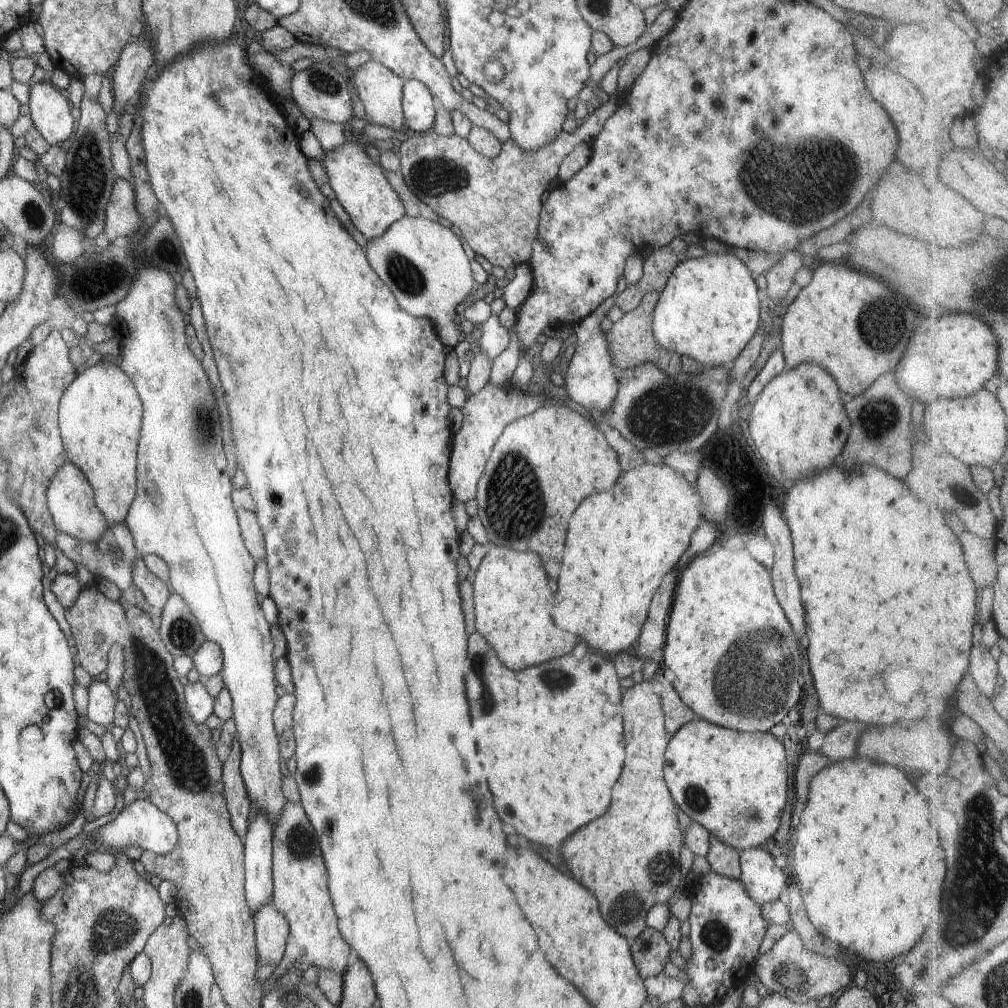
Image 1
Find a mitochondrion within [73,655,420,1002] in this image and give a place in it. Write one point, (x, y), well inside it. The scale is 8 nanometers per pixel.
(116, 928)

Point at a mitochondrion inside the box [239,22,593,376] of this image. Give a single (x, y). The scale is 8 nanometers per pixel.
(434, 177)

